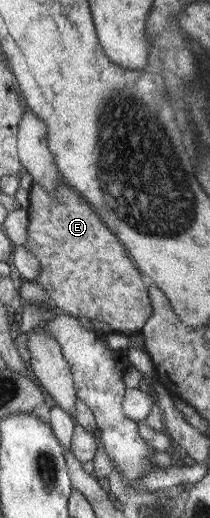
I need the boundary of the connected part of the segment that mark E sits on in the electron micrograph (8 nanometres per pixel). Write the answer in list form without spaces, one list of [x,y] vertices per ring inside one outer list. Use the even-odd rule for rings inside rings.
[[[64,182],[56,188],[56,198],[51,198],[40,186],[32,184],[28,190],[28,225],[23,246],[40,262],[40,273],[34,278],[47,291],[51,304],[72,317],[100,320],[123,336],[138,334],[151,316],[151,305],[146,291],[146,280],[135,268],[124,246],[102,223],[96,211],[86,200]]]

